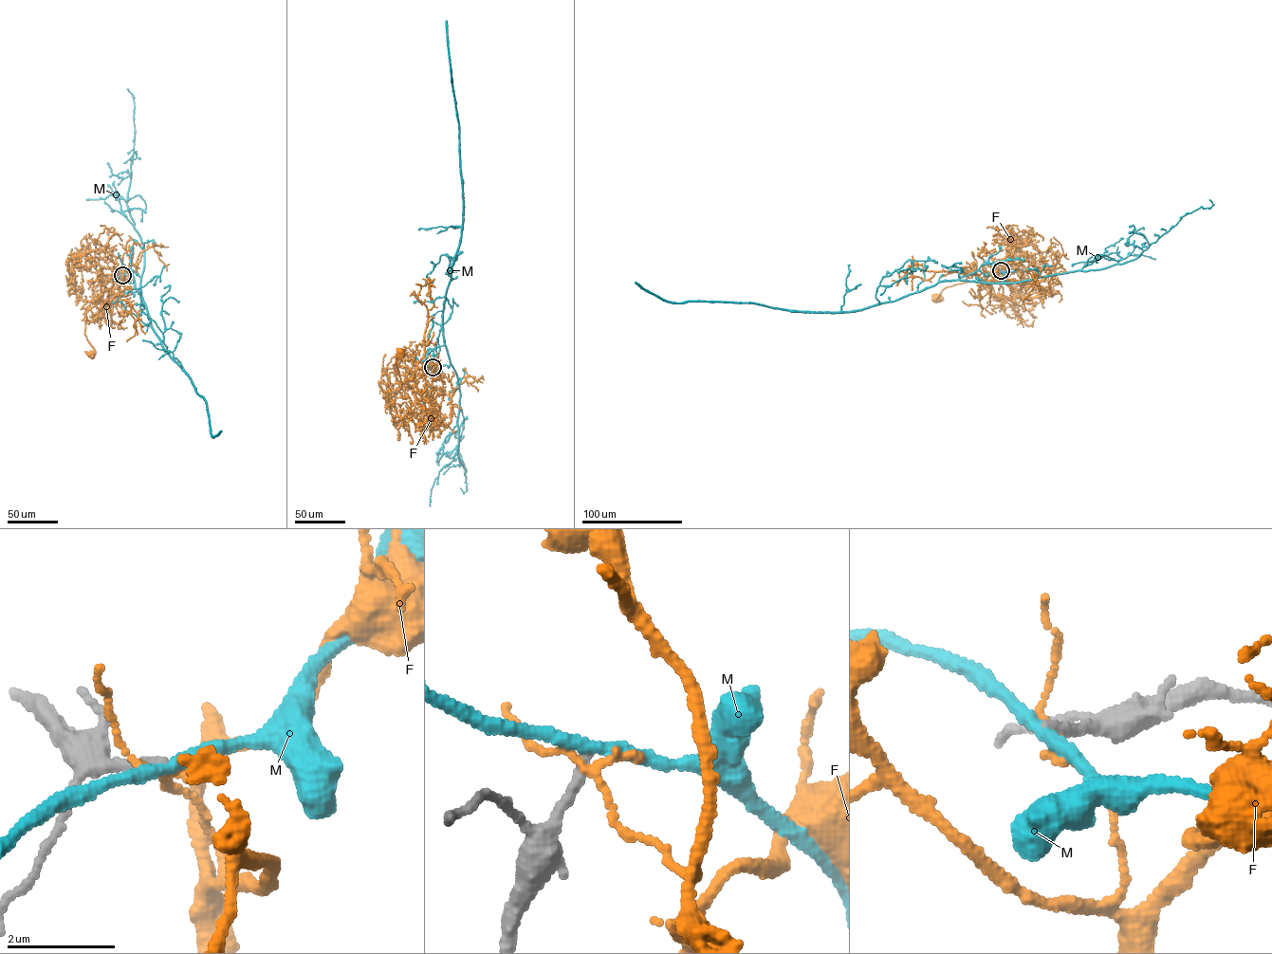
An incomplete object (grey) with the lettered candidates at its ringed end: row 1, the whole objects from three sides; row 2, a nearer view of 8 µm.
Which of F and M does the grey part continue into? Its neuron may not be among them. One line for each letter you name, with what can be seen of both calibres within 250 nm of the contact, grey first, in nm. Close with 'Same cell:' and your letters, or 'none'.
Same cell: none

